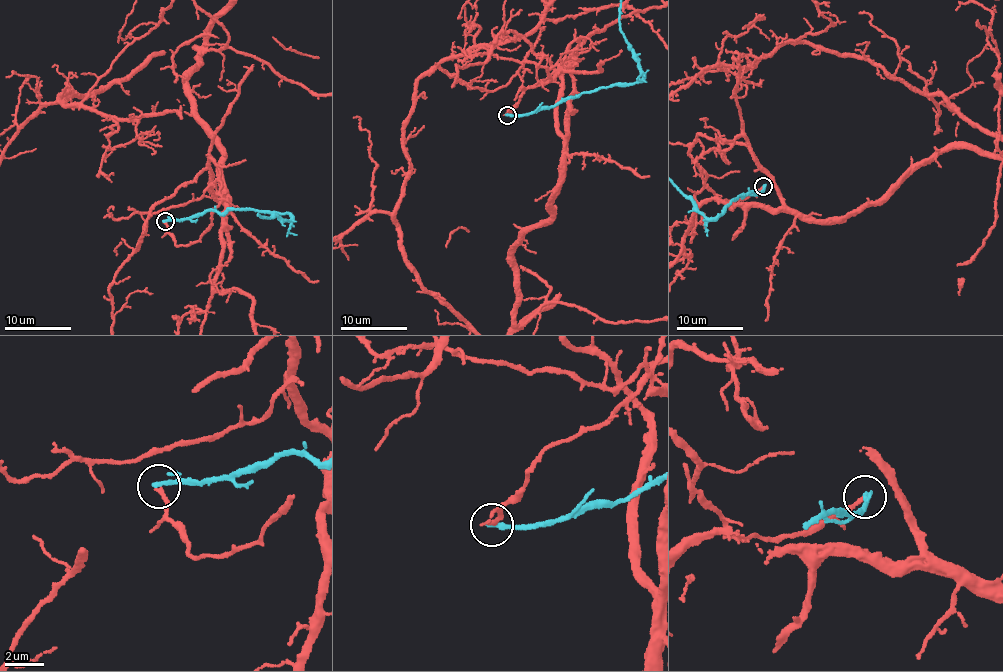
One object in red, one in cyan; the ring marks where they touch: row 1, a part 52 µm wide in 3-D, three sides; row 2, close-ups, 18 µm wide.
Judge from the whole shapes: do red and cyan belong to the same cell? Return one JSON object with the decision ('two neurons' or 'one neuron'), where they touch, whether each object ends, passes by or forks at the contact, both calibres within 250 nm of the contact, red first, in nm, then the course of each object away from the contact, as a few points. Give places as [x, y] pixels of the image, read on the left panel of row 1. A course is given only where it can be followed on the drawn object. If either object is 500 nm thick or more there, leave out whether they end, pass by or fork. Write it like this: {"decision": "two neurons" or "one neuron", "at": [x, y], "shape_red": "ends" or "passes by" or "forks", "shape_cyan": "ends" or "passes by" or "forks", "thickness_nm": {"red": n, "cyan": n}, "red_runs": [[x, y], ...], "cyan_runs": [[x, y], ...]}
{"decision": "two neurons", "at": [165, 221], "shape_red": "ends", "shape_cyan": "ends", "thickness_nm": {"red": 200, "cyan": 260}, "red_runs": [[165, 222], [175, 245], [209, 227], [211, 159], [229, 194]]}

